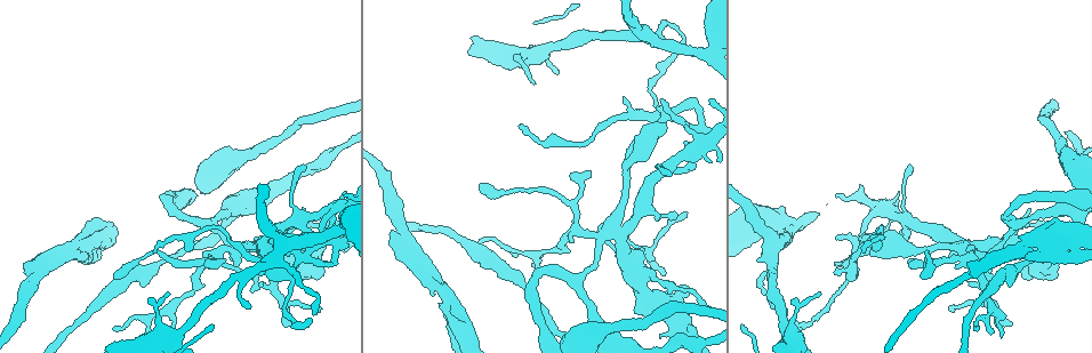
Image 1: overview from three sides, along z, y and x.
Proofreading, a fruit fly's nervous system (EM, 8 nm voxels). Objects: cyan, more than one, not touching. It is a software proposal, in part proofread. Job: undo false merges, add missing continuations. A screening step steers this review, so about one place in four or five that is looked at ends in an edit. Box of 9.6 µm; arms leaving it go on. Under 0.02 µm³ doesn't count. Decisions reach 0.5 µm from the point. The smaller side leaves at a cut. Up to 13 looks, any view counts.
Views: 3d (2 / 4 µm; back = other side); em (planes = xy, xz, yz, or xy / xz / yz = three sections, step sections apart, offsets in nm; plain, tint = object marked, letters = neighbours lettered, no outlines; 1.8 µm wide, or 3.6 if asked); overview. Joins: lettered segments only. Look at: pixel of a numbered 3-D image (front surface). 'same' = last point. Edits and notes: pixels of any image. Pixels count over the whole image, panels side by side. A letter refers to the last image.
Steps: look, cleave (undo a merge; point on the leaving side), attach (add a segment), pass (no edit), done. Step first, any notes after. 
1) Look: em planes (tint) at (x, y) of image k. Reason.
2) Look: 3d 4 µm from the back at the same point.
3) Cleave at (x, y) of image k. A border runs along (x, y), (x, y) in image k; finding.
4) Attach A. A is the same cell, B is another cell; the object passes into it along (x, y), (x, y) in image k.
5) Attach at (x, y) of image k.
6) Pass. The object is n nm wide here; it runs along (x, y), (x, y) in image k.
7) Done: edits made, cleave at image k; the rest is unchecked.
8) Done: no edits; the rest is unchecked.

Look: 3d 4 µm at (863, 252) of image 1. Branch stops here.

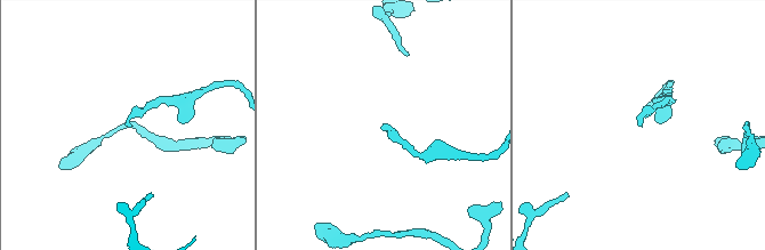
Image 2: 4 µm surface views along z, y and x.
Look: em xy step 8 (tint) at (128, 121) of image 2.

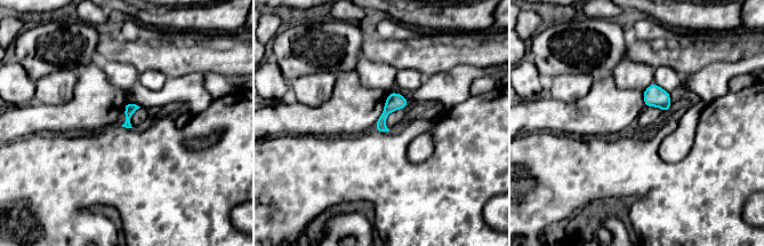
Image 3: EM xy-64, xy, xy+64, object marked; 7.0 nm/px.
Look: em xy step 8 (letters) at the same point. See the neighbours.

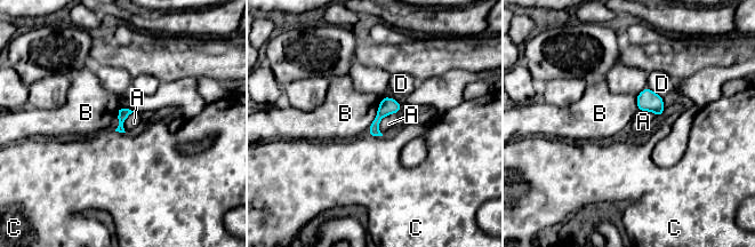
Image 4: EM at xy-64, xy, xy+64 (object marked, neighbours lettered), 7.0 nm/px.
Pass. A, B, C and D are other cells; a border runs along (396, 112), (380, 120), (382, 134) in image 4; none of them fits.

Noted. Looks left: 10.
Look: em xy step 4 (letters) at (696, 164) of image 1. Branch stops here.

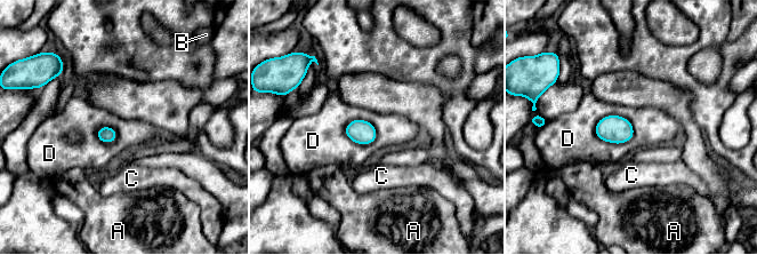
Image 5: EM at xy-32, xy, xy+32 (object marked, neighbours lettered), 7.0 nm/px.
Pass. A, B, C and D are other cells; a border runs along (634, 128), (620, 143), (594, 133) in image 5; none of them fits.

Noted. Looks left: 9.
Look: em xy step 16 (letters) at (605, 230) of image 1. Calibre changes.

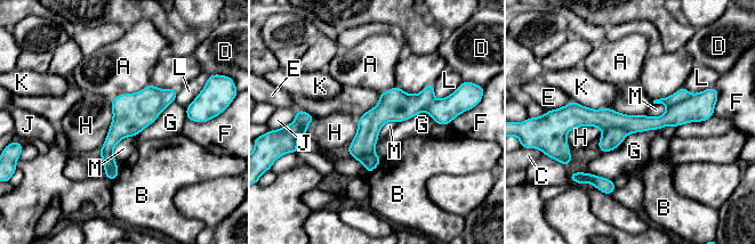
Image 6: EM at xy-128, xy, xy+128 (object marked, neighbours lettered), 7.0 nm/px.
Cleave at (682, 94) of image 6. The object is 160 nm wide here; A, B, C, D, E, F, G, H, J, K, L and M are other cells; the part that leaves runs along (174, 91), (111, 140), (109, 176) in image 6; two neurons meet here.

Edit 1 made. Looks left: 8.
Look: overview. See it whole again.

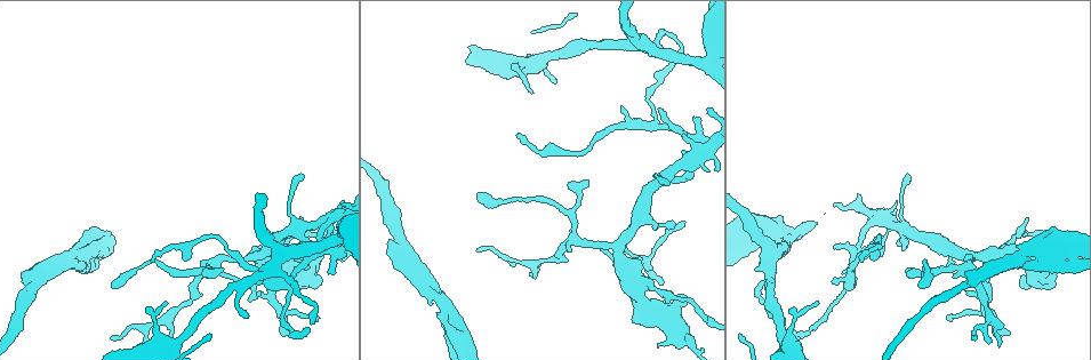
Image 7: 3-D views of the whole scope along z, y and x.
Look: em planes (letters) at (1053, 249) of image 7. Sudden change in width.

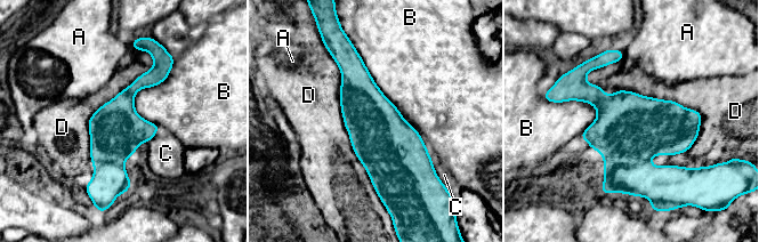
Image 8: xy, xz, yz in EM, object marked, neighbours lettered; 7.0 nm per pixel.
Cleave at (656, 184) of image 8. A, B, C and D are other cells; two neurons meet here.

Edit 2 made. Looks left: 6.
Look: overview. Redraw.

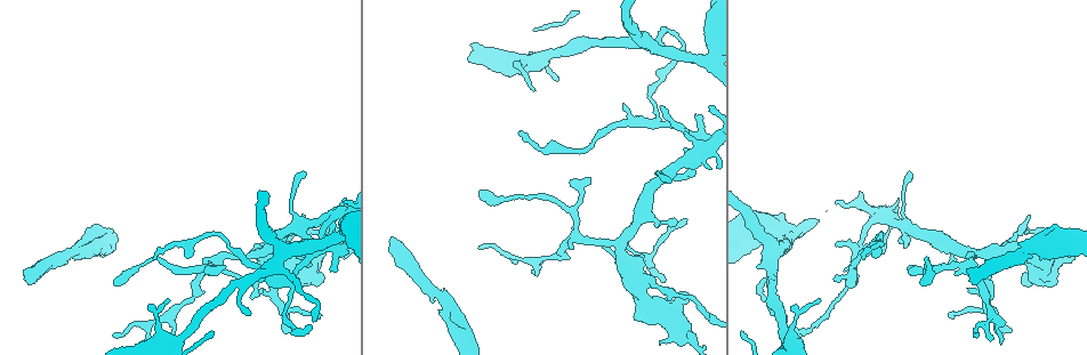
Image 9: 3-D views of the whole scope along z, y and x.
Look: 3d 2 µm at (394, 237) of image 9. End of a long branch.

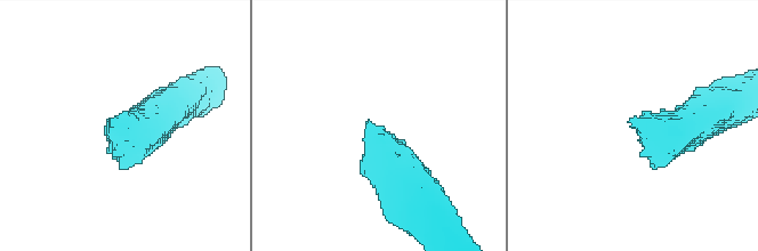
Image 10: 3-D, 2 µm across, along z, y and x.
Look: em yz step 16 (letters) at (116, 117) of image 10. Shape alone is not enough.

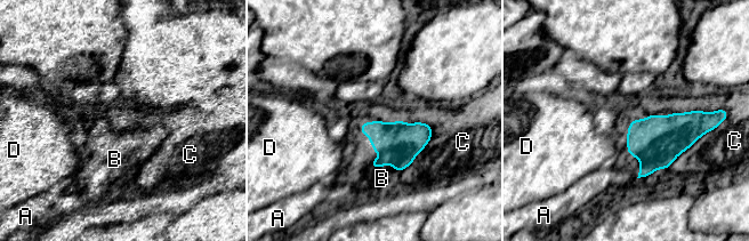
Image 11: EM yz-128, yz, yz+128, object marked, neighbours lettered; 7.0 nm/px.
Look: em planes (letters) at the same point. Another direction.

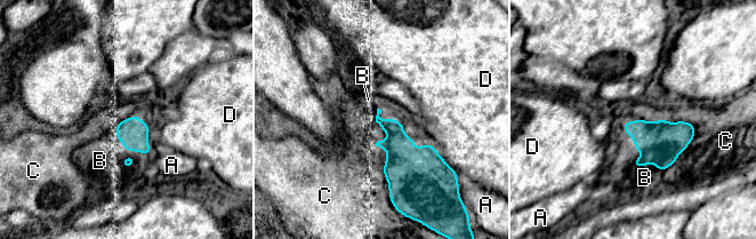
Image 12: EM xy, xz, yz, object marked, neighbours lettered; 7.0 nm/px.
Attach B. The longest contact is with C, 280 nm; B is the same cell, A, C and D are other cells; the neuron continues.

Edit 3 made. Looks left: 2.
Done: edits made, cleave at image 6, cleave at image 8, attach at image 12; the rest is unchecked.

